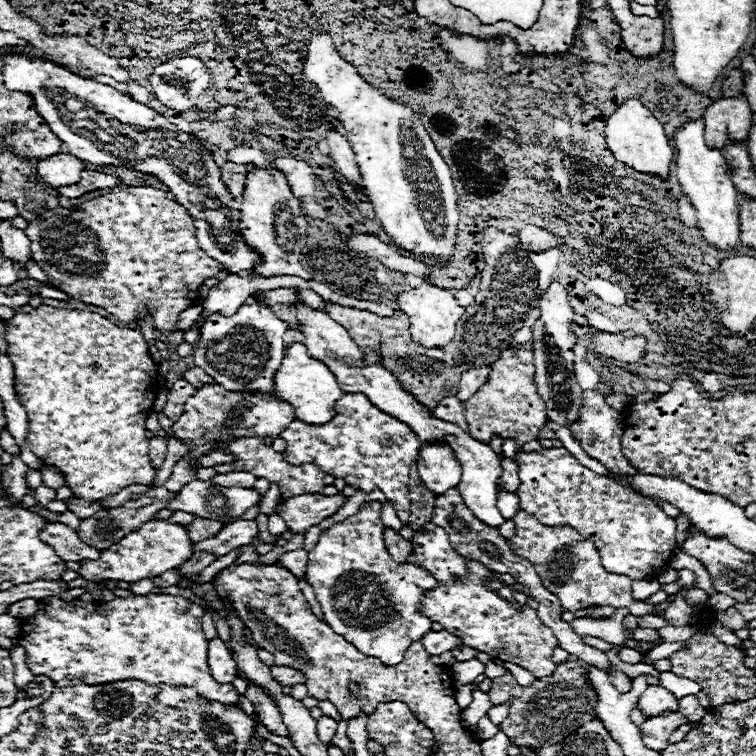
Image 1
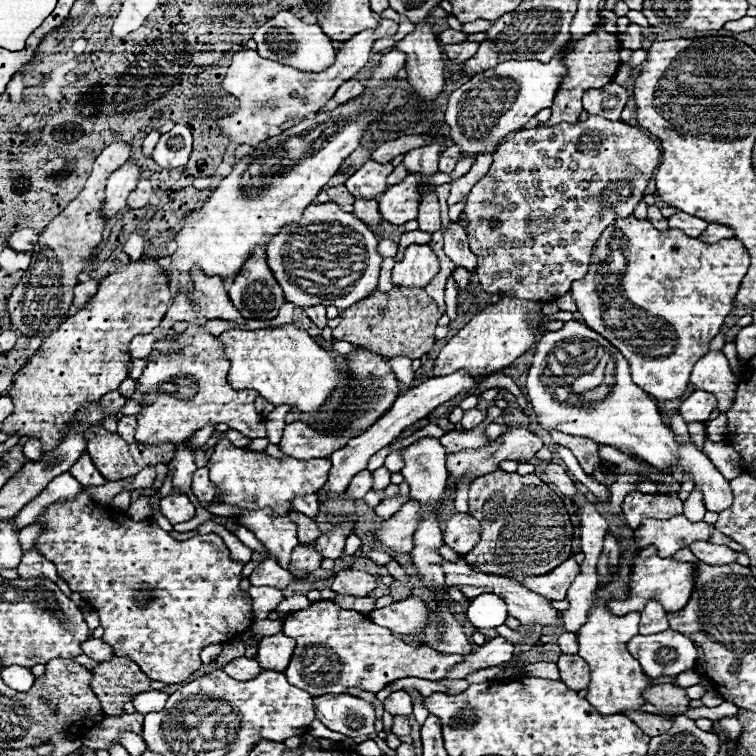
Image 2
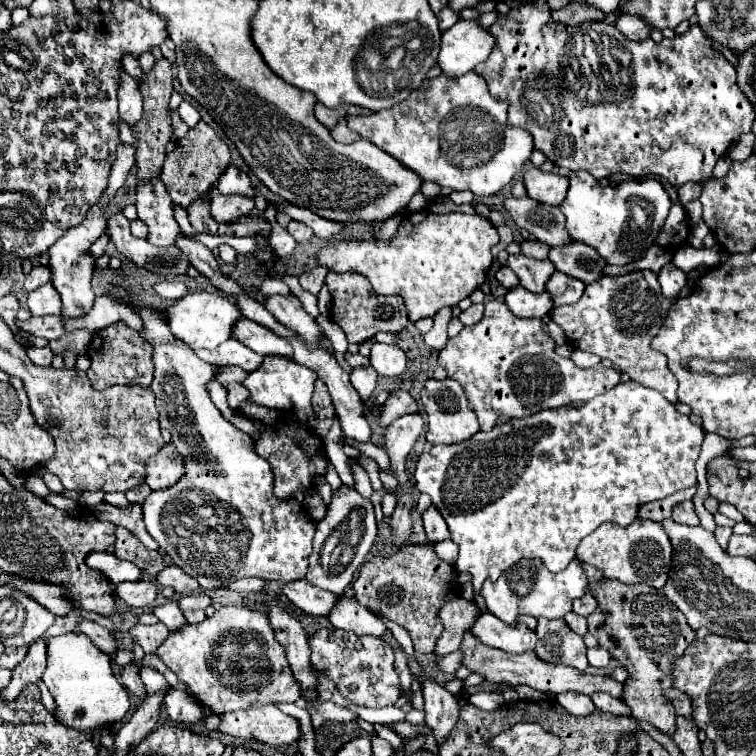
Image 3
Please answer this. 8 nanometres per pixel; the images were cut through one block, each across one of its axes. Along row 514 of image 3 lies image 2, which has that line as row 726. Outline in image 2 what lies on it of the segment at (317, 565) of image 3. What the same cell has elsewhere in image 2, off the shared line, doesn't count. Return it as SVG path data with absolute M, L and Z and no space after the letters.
M324 694L314 698L316 718L330 730L356 738L374 732L374 706L350 694Z

